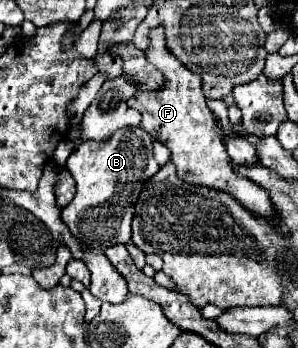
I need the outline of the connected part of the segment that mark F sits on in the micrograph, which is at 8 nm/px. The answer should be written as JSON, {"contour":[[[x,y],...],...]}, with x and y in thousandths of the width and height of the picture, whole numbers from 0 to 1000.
{"contour":[[[540,78],[507,89],[507,129],[487,152],[493,152],[500,175],[513,175],[513,187],[527,187],[540,198],[540,210],[554,216],[554,244],[527,267],[487,267],[473,256],[473,244],[460,244],[466,250],[460,279],[446,279],[446,290],[433,290],[433,307],[460,313],[480,330],[473,365],[507,394],[534,399],[547,417],[560,417],[574,428],[574,457],[594,480],[594,503],[614,520],[648,526],[648,532],[701,532],[715,543],[742,543],[742,549],[795,566],[795,578],[809,578],[809,589],[836,595],[842,612],[869,612],[869,624],[889,624],[889,629],[923,629],[923,601],[903,578],[903,560],[849,520],[802,509],[789,497],[789,480],[768,463],[768,445],[755,440],[755,411],[748,411],[742,376],[728,365],[728,336],[688,296],[695,284],[674,256],[674,221],[661,221],[634,198],[621,198],[621,187],[607,187],[607,175],[594,175],[554,141],[547,95],[554,89]]]}

